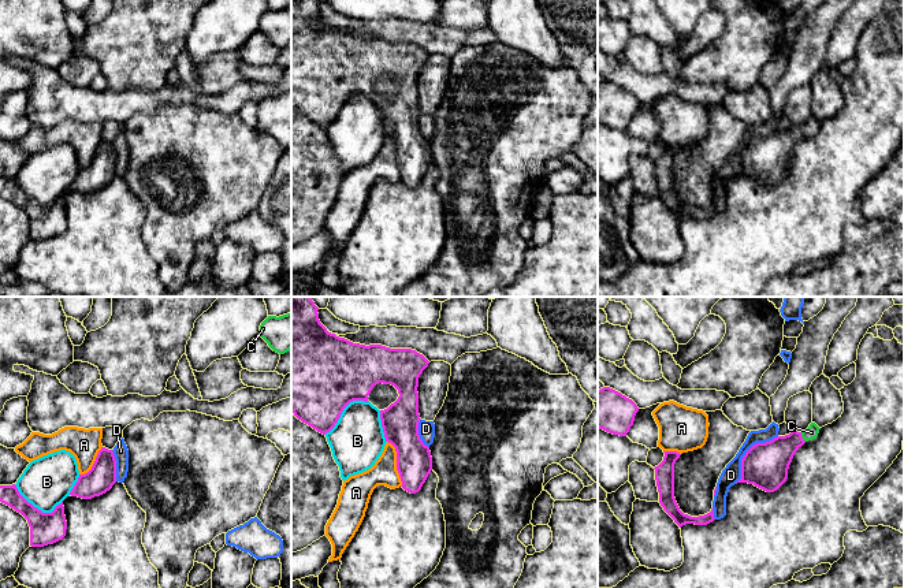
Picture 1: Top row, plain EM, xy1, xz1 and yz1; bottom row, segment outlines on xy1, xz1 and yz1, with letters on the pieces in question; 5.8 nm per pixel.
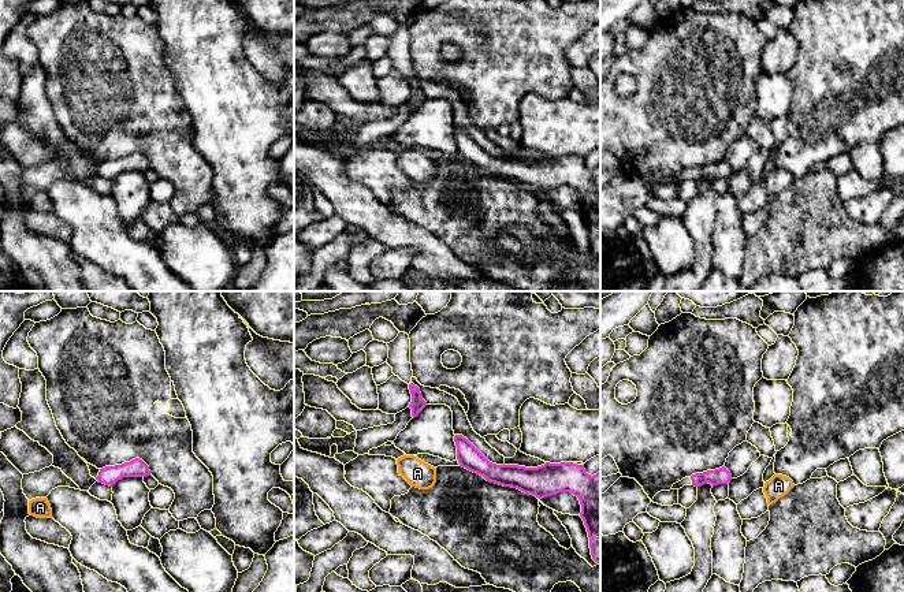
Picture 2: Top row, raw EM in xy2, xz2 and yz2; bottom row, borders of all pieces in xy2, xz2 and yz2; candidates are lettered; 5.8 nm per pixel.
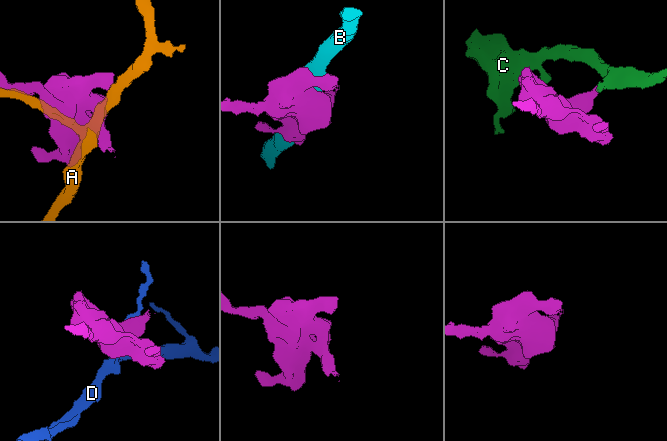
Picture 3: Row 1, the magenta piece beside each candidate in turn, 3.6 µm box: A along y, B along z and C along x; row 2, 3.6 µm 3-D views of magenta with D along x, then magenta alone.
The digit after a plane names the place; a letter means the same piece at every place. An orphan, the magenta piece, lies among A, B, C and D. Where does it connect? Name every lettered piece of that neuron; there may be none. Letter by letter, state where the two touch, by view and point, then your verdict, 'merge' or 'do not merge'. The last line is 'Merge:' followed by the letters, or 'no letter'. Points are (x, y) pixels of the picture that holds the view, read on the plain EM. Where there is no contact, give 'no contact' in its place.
A: contact xz1 (397, 157); do not merge
B: contact xy1 (36, 201); do not merge
C: contact yz1 (800, 130); merge
D: contact yz1 (746, 146); do not merge
Merge: C

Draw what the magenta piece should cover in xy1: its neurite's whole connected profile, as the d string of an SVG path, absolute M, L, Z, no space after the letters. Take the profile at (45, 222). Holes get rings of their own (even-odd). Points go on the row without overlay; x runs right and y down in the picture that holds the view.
M15 178L0 179L0 196L27 213L31 241L53 238L66 230L67 215L63 196L52 206L42 206L19 187Z

